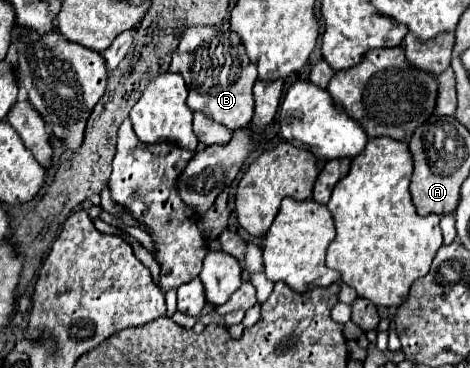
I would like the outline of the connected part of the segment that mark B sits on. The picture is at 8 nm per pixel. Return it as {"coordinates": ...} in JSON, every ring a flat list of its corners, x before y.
{"coordinates":[[199,25,181,35,181,43,173,53,169,71,177,71,189,89,187,105,201,111,213,121,233,129,247,127,253,117,253,83,257,67,249,61,241,37,223,25]]}

